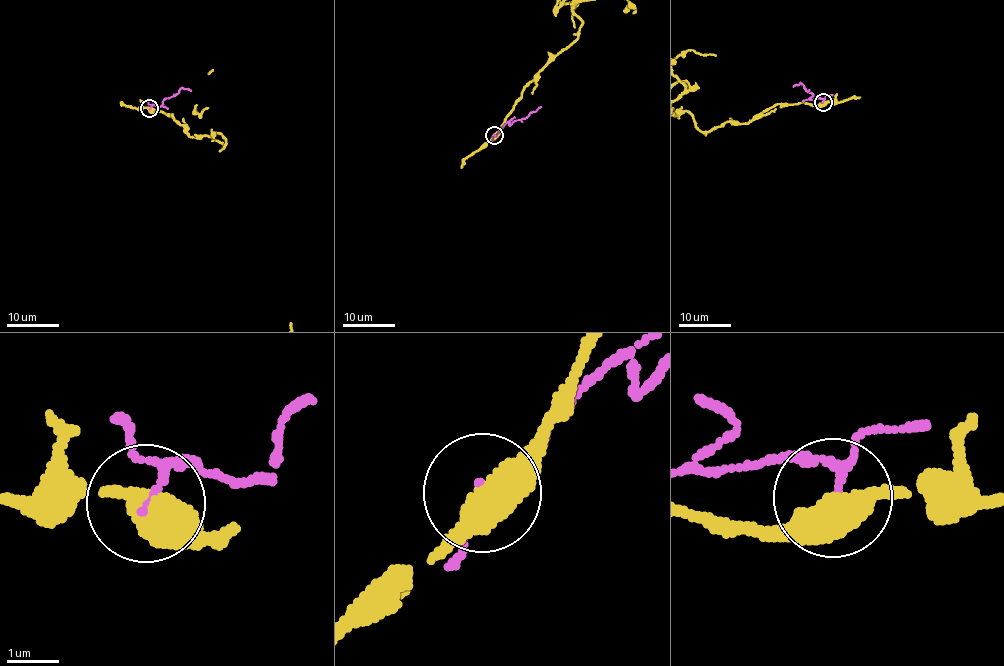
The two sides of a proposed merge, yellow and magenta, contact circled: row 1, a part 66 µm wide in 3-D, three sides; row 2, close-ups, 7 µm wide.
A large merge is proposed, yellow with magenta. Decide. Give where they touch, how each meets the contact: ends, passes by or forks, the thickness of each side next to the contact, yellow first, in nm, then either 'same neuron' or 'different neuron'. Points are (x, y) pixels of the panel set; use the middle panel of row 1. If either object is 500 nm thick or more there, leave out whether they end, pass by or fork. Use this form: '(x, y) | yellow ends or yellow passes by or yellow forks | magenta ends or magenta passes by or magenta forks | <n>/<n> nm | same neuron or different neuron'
(494, 135) | 500/110 nm | different neuron

